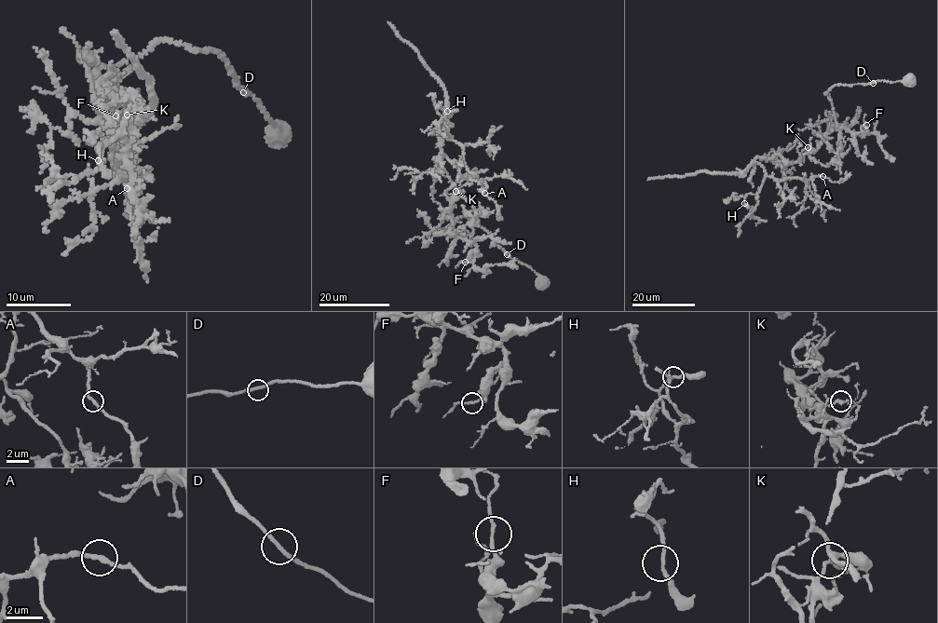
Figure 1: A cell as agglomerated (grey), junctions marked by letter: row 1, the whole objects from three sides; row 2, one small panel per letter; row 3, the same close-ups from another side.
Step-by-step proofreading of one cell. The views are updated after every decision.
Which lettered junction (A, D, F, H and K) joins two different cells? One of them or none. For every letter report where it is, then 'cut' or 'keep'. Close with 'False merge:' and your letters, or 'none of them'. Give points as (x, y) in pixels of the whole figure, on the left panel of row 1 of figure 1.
A: place (127, 188); keep
D: place (243, 92); keep
F: place (115, 115); keep
H: place (98, 160); keep
K: place (127, 115); cut
False merge: K

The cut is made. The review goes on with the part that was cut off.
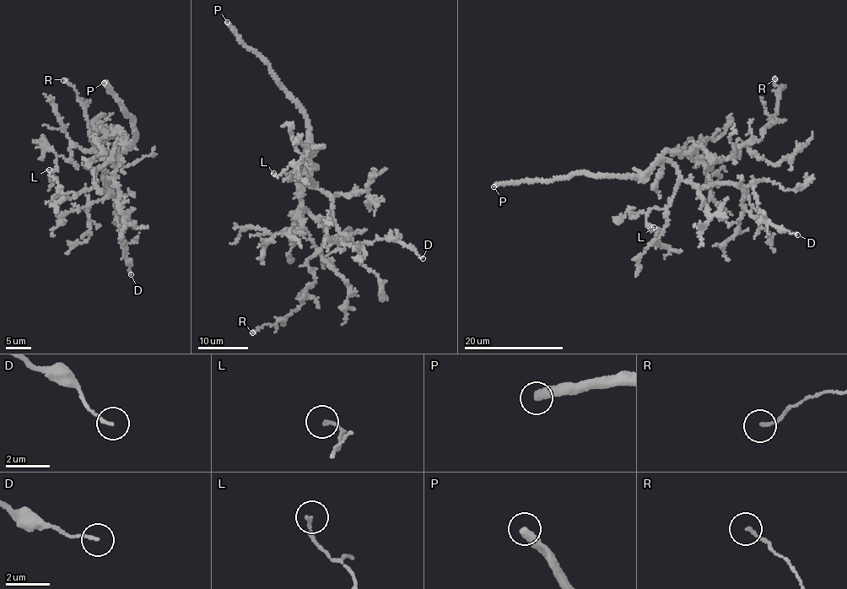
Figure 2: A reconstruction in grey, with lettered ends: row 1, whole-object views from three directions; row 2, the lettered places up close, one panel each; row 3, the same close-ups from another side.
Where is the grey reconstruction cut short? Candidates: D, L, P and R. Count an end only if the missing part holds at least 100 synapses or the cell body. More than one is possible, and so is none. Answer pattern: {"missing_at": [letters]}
{"missing_at": ["P"]}

